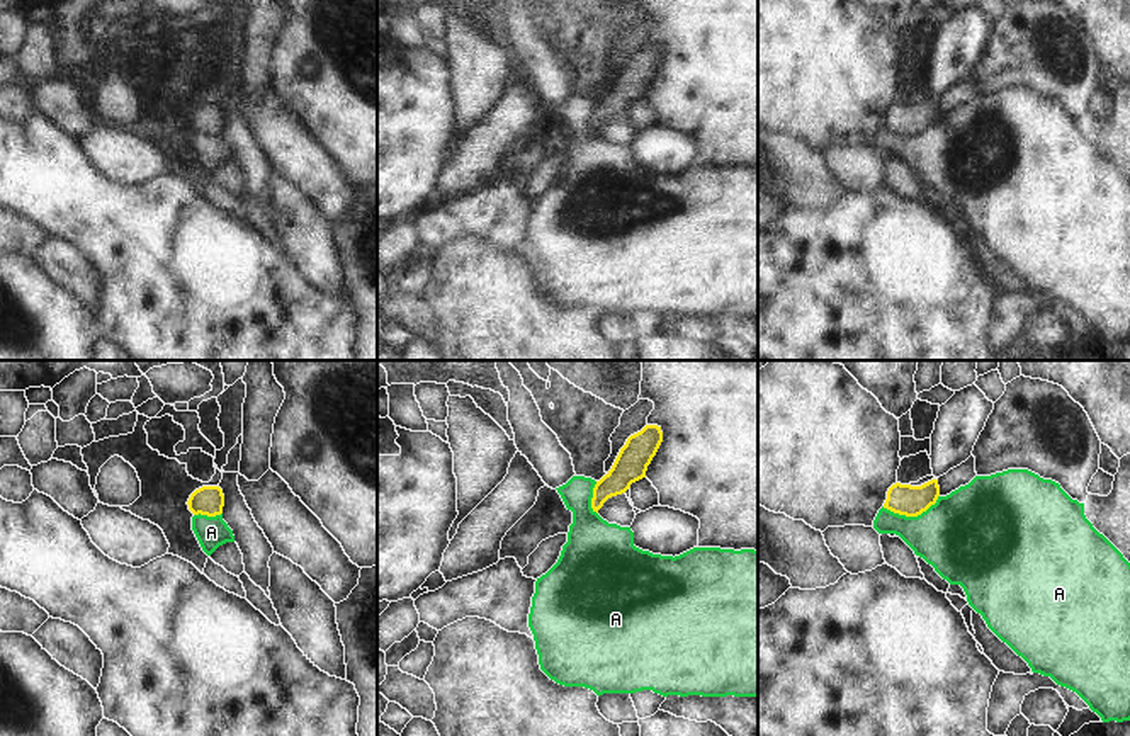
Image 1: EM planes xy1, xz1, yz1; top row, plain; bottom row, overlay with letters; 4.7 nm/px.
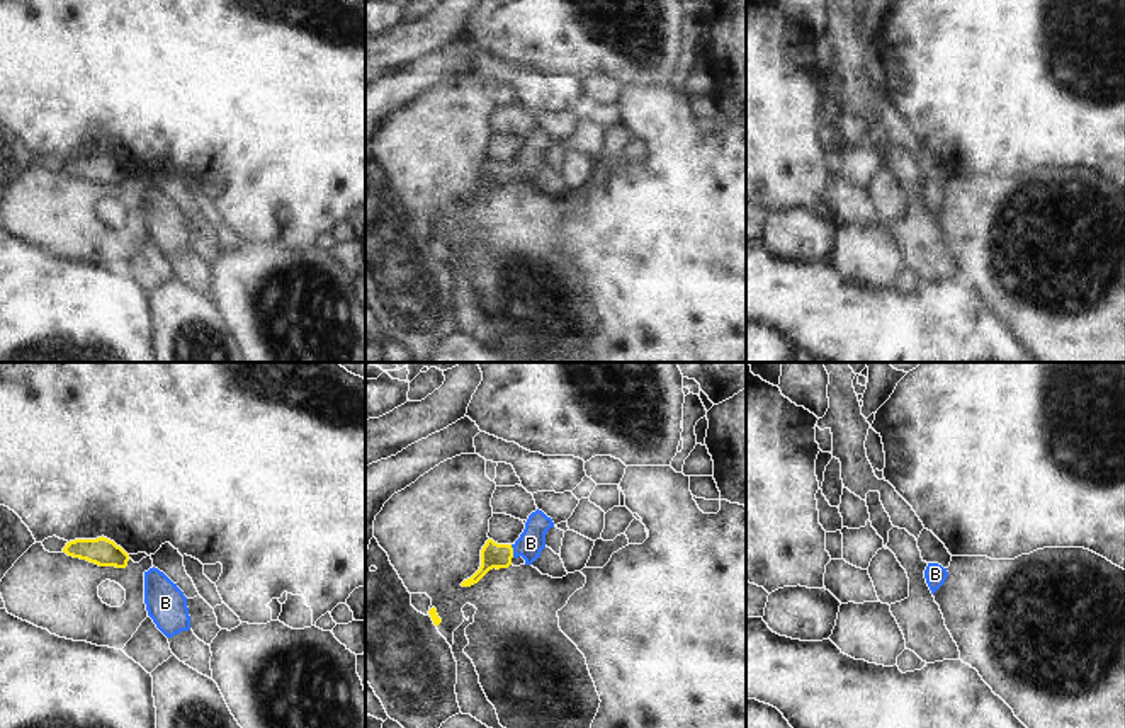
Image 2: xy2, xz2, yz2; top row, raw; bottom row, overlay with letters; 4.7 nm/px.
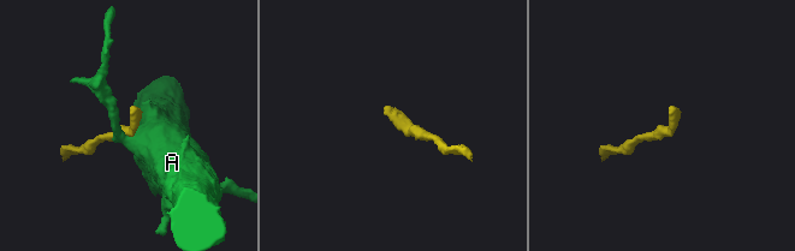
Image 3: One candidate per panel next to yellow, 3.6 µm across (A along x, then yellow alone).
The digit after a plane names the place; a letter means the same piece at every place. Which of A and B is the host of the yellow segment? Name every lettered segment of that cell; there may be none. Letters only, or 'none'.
B

